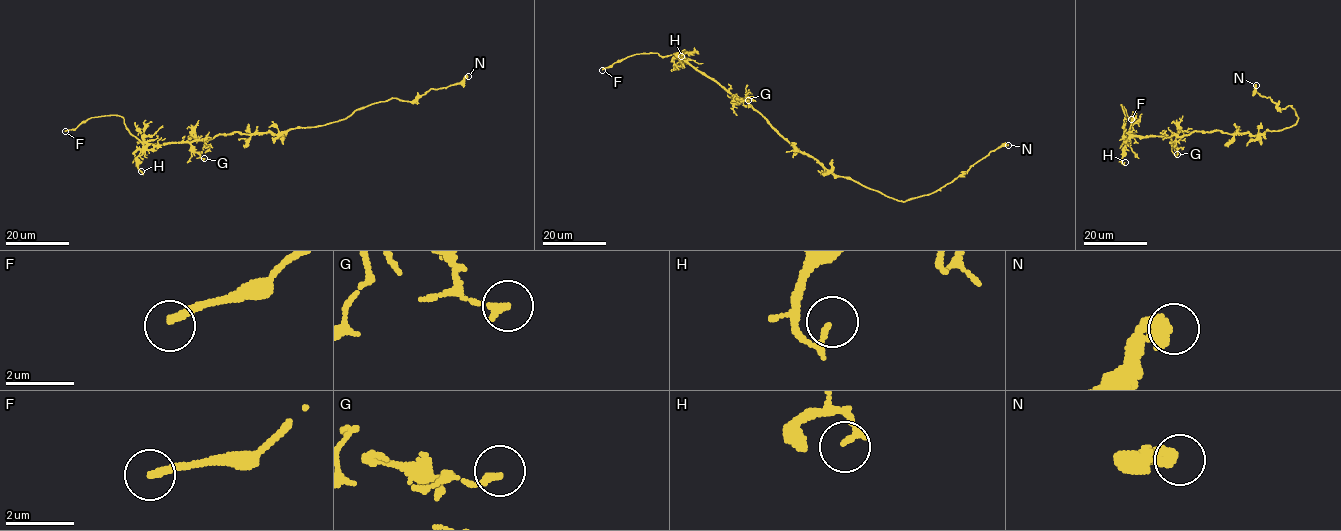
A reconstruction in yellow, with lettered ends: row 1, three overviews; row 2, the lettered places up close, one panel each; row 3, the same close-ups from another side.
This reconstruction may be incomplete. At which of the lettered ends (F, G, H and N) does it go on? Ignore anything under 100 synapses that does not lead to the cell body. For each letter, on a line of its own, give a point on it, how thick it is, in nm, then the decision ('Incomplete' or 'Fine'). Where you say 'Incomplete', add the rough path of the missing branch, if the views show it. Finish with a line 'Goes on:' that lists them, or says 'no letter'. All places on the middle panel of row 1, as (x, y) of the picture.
F: Place: (602, 70). Thickness 240 nm. Incomplete. Course of what is missing: (602, 70), (577, 86), (546, 84), (540, 90)
G: Place: (748, 100). Thickness 190 nm. Fine
H: Place: (681, 56). Thickness 160 nm. Fine
N: Place: (1008, 145). Thickness 420 nm. Fine
Goes on: F

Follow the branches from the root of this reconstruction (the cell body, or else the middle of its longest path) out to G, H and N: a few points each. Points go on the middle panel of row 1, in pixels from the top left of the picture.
G: (804, 154), (745, 99), (732, 95), (748, 100)
H: (804, 154), (745, 99), (734, 97), (676, 54), (681, 52), (681, 56)
N: (804, 154), (813, 157), (837, 176), (851, 178), (903, 201), (936, 192), (990, 152), (1008, 145)

